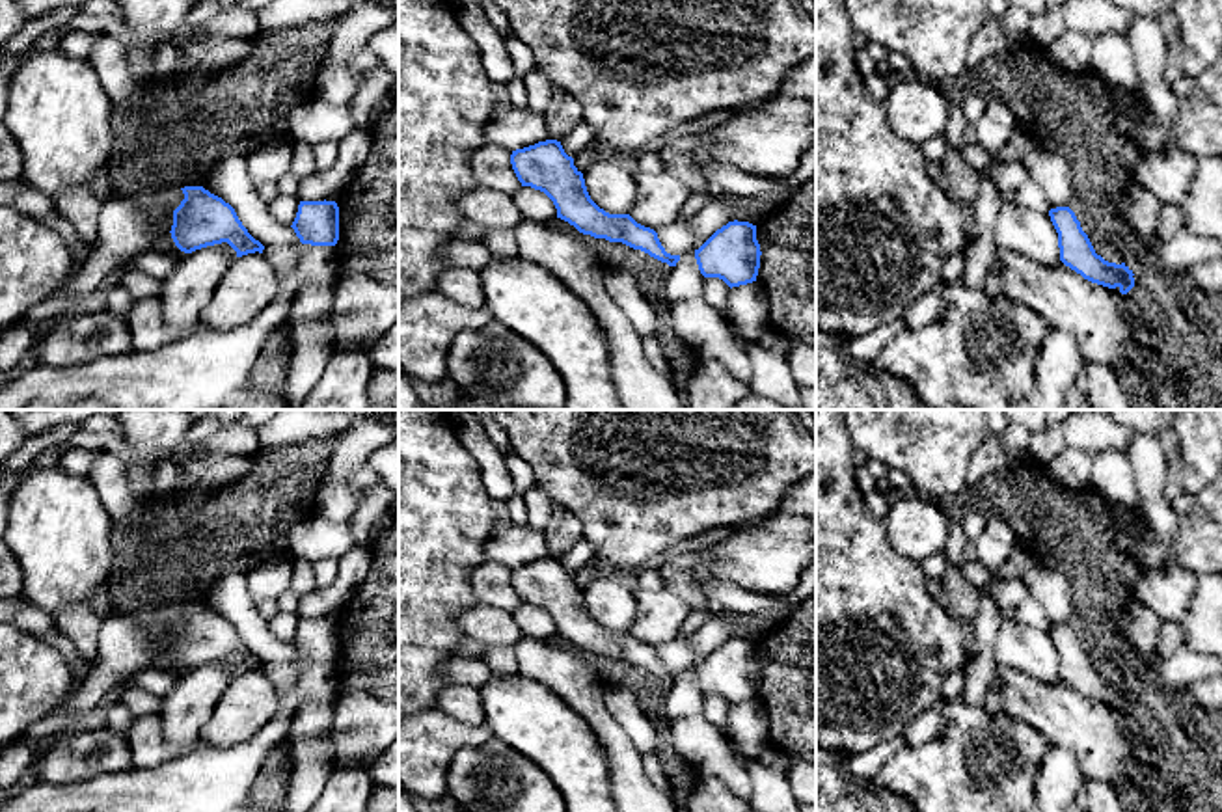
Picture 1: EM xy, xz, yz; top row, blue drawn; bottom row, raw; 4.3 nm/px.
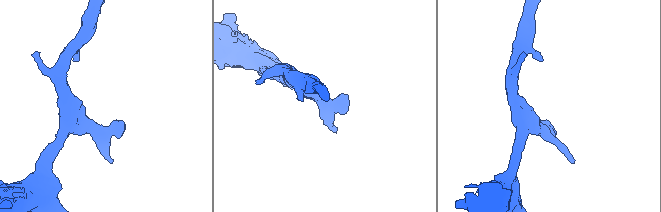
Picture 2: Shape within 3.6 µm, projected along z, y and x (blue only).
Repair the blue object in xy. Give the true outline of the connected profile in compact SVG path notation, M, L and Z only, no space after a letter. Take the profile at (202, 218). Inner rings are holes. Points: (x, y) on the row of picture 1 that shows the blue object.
M184 186L181 190L184 199L173 210L170 231L181 251L192 253L227 242L237 251L237 257L263 253L265 246L248 233L229 203L203 186Z

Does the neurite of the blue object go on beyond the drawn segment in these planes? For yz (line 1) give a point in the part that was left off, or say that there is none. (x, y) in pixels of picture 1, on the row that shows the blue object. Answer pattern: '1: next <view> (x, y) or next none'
1: next none

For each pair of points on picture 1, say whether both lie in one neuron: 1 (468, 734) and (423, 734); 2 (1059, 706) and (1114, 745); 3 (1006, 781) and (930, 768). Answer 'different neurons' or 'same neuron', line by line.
1: same neuron
2: same neuron
3: same neuron

